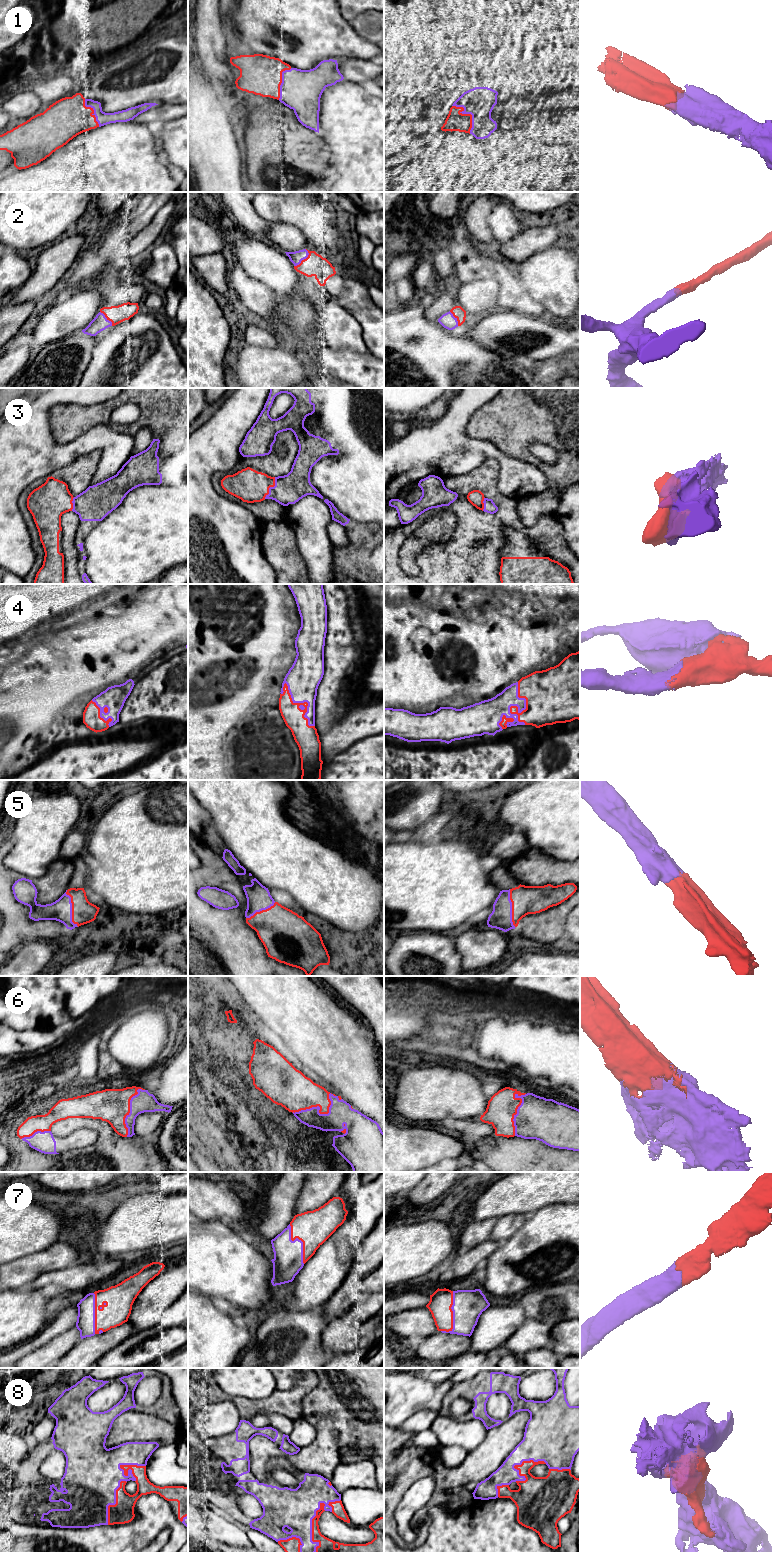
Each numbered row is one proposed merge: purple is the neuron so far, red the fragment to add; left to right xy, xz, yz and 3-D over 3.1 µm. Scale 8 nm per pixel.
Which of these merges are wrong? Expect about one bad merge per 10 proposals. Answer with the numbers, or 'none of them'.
none of them

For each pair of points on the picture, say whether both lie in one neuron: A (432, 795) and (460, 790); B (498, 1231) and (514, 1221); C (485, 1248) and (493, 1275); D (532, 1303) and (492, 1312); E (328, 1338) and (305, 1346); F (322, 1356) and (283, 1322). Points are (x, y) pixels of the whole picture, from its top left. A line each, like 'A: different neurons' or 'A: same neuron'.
A: different neurons
B: same neuron
C: different neurons
D: different neurons
E: different neurons
F: same neuron

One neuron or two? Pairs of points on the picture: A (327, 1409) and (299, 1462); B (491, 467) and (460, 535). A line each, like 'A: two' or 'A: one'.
A: one
B: one

